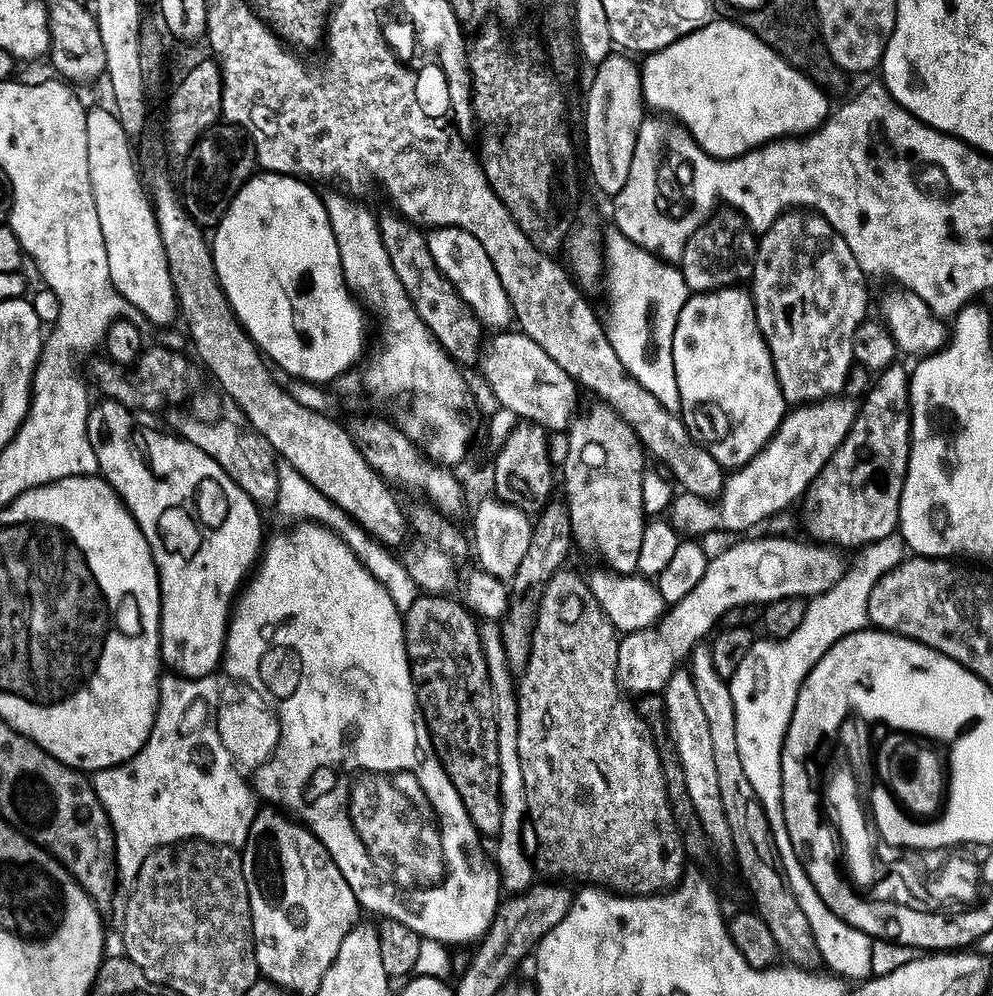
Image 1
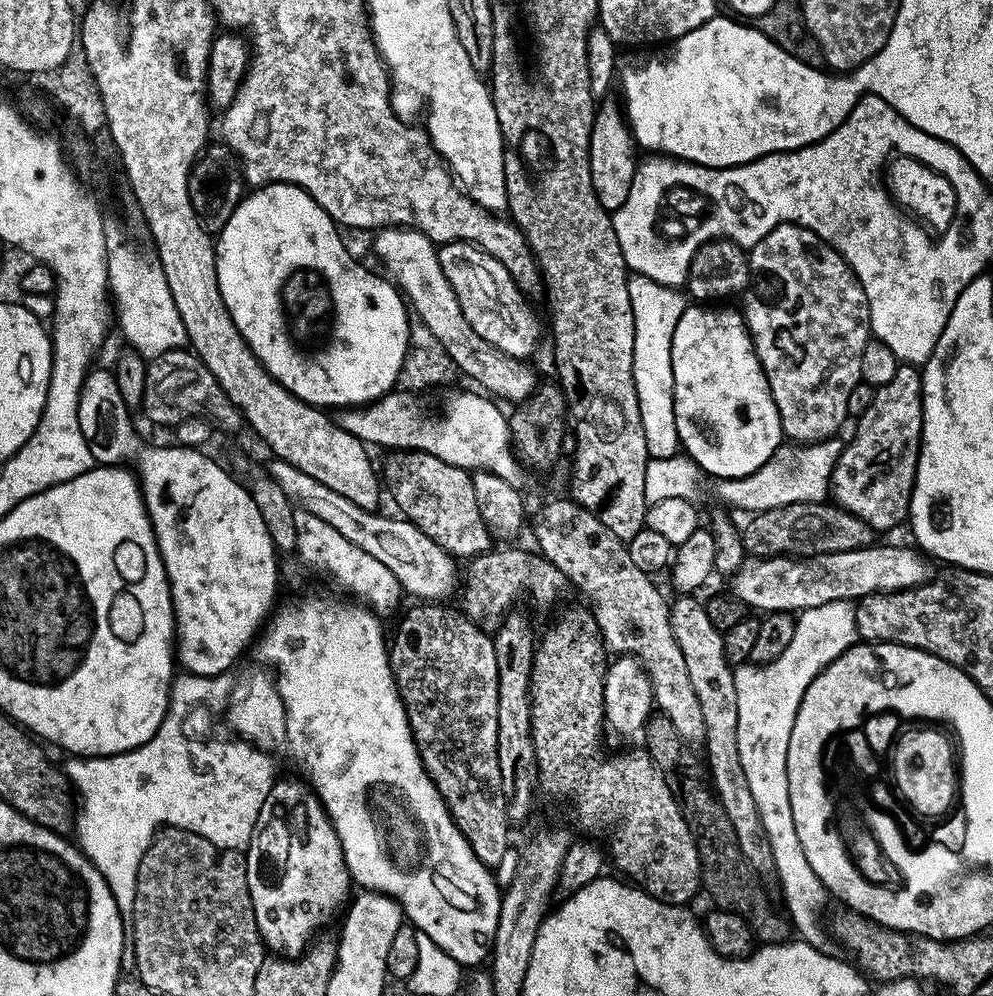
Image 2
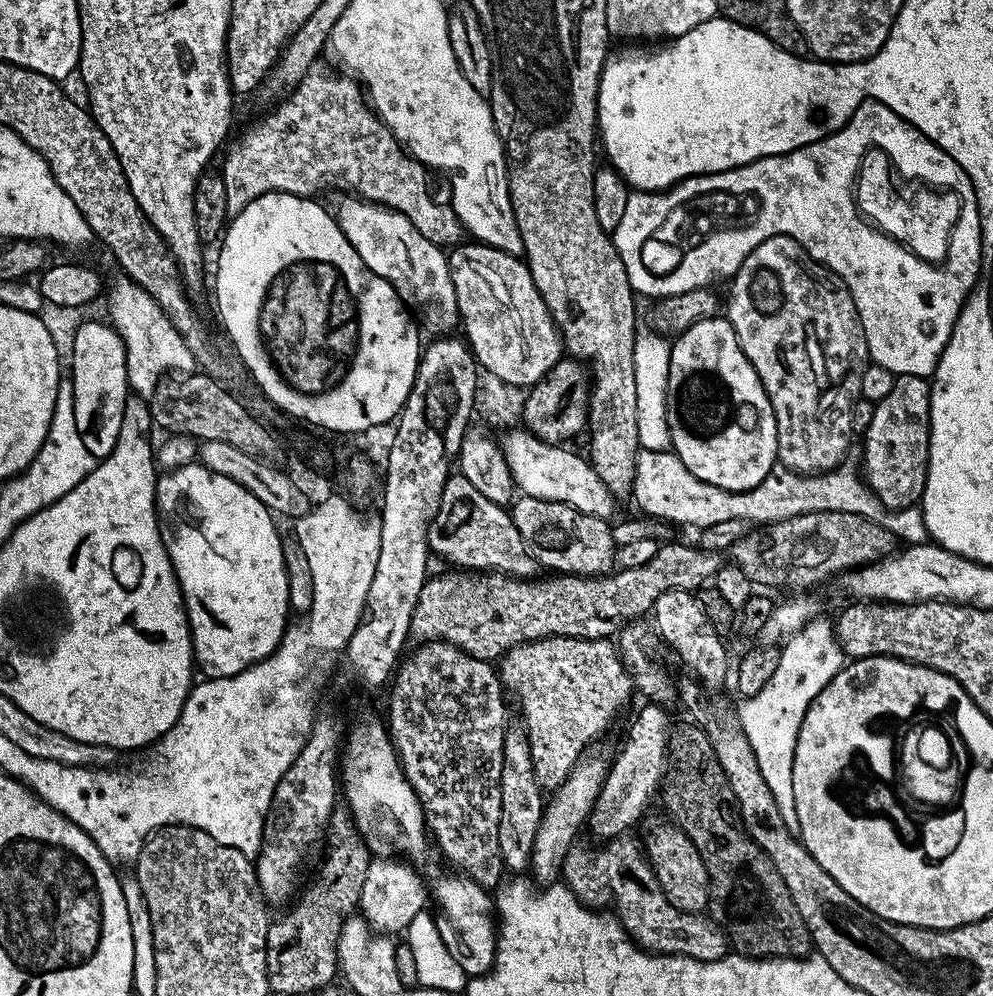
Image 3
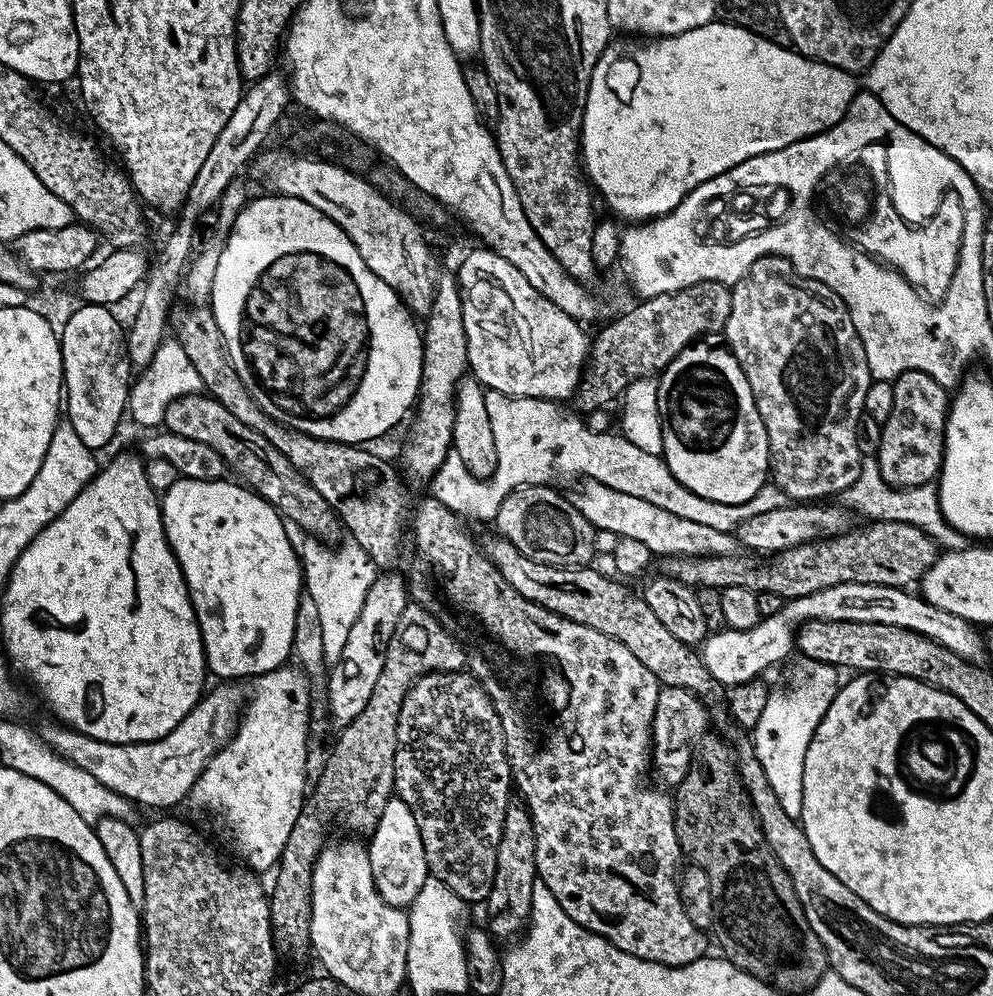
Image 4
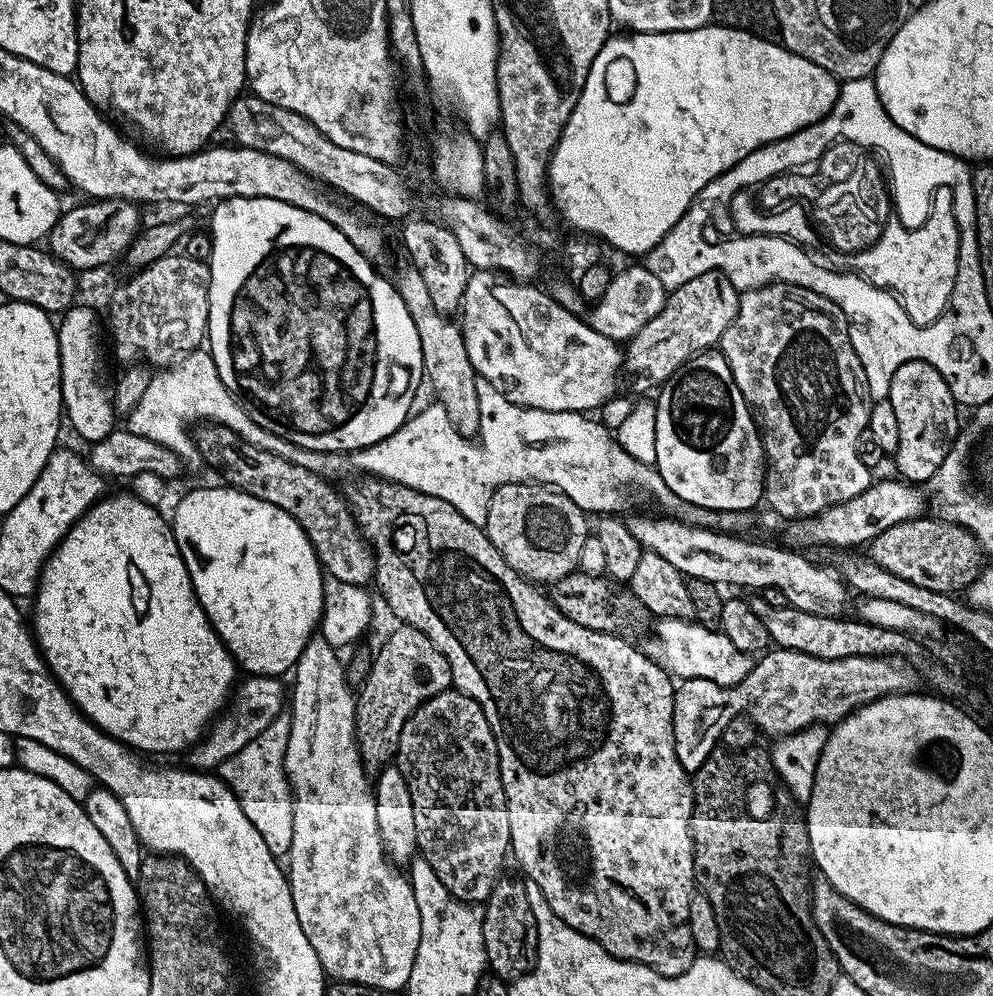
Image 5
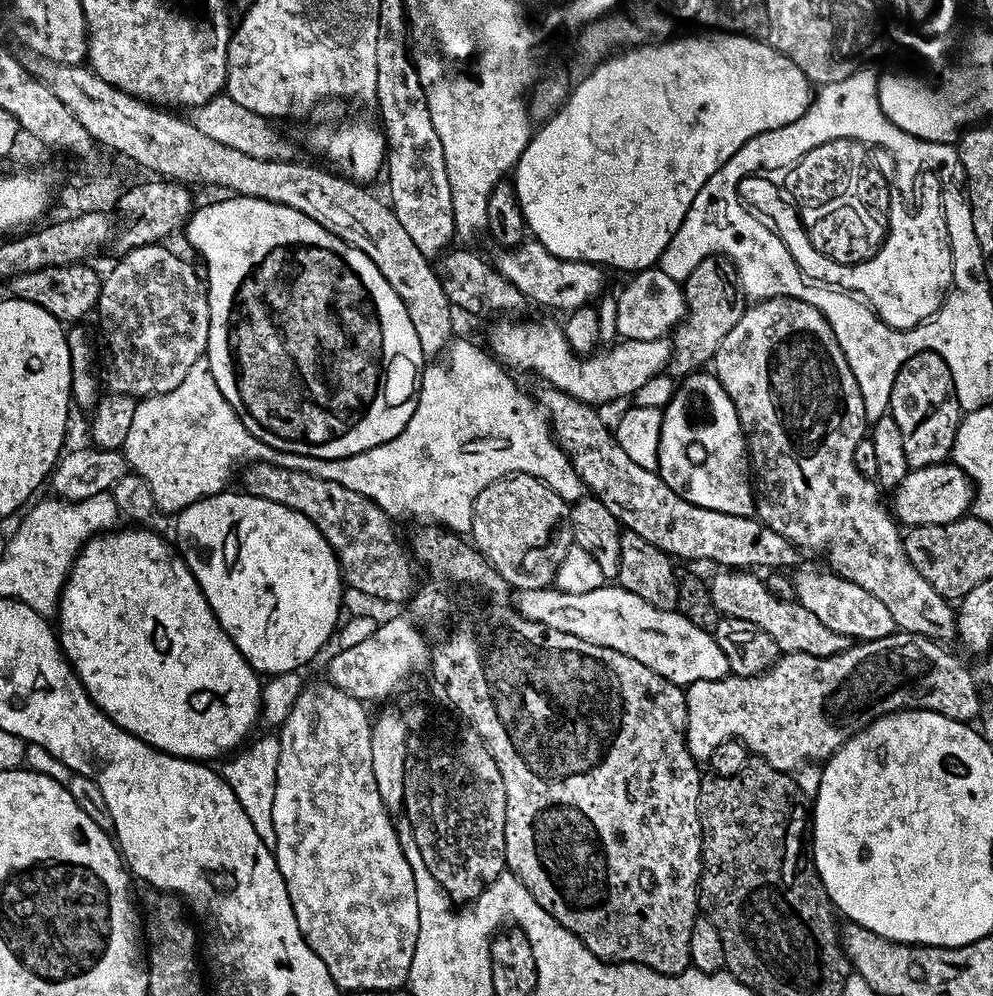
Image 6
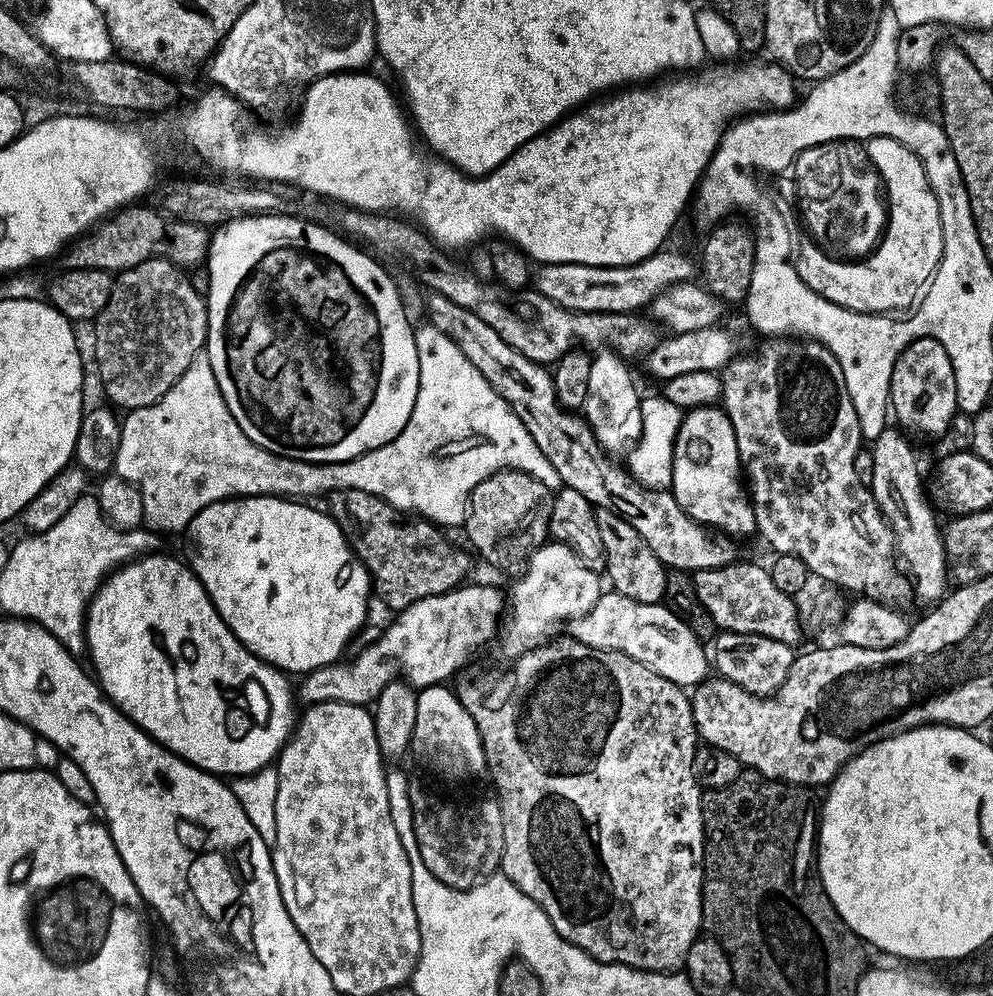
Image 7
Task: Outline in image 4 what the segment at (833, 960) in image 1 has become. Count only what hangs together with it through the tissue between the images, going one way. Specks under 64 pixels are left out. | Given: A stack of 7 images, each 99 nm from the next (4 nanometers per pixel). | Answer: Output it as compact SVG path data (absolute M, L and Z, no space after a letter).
M809 659L803 663L804 677L797 684L790 685L785 692L769 691L766 710L762 710L758 726L750 732L758 762L762 762L762 770L766 770L766 779L770 781L774 794L778 794L782 810L797 821L802 814L802 770L806 750L826 710L830 710L830 702L835 698L838 687L838 672L831 664L820 664Z

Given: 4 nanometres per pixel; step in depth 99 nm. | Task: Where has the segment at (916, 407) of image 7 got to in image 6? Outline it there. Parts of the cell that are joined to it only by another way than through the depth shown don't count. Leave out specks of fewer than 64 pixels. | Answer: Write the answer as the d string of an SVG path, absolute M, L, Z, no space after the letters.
M916 352L902 365L894 378L888 407L902 430L902 450L906 450L909 469L943 464L951 457L962 409L948 363L940 353Z

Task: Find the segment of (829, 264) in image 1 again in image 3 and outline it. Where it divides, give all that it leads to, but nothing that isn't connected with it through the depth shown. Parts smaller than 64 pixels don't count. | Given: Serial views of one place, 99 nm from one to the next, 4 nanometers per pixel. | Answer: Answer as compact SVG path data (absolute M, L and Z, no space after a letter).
M789 236L766 238L741 263L741 268L737 270L736 275L731 277L730 284L732 284L732 289L728 292L726 318L730 322L730 326L734 326L734 334L742 346L742 354L746 354L746 358L754 366L754 370L770 398L770 406L774 410L774 422L776 423L776 437L778 438L776 454L779 463L783 467L791 468L794 472L805 474L828 472L831 468L837 467L847 457L844 455L848 452L848 443L854 440L851 430L851 406L853 401L860 396L862 370L870 362L866 338L862 330L862 322L858 318L858 310L854 306L854 298L850 298L844 283L829 268L825 268L817 260L811 260L804 248L794 238Z

